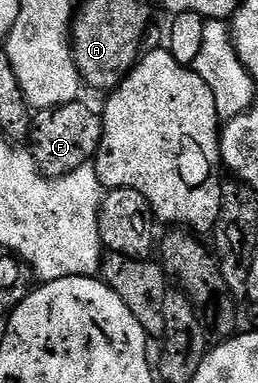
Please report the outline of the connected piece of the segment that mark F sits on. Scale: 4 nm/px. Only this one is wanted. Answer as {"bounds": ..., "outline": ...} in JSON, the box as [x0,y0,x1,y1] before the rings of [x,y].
{"bounds":[30,100,103,178],"outline":[[[84,100],[62,104],[58,108],[35,111],[30,135],[32,158],[44,177],[65,178],[80,166],[87,166],[95,159],[103,131],[103,117],[97,111],[95,114]]]}

